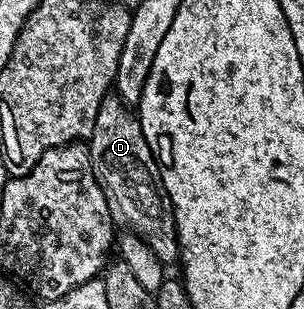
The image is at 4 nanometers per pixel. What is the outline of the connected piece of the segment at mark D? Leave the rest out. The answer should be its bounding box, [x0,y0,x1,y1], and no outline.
[88,93,180,265]

